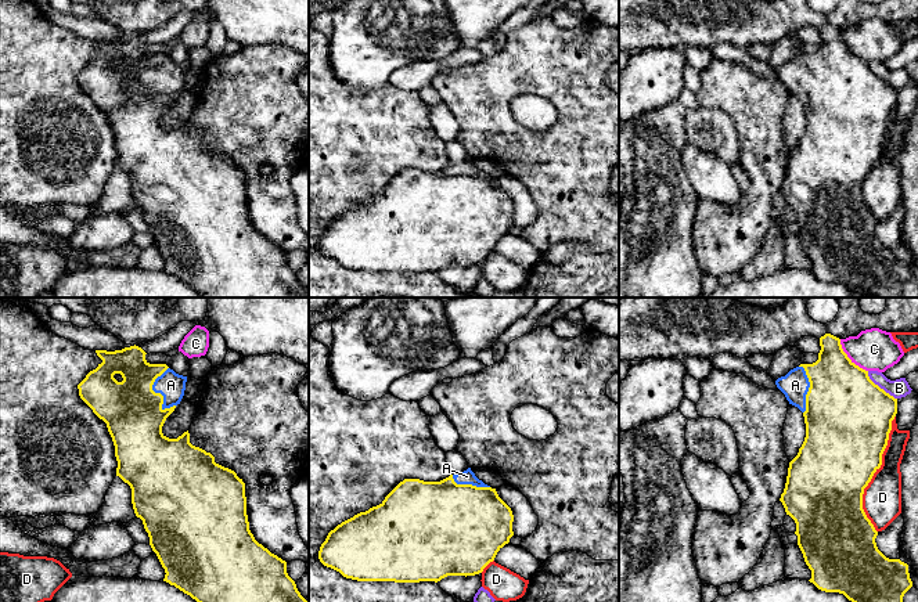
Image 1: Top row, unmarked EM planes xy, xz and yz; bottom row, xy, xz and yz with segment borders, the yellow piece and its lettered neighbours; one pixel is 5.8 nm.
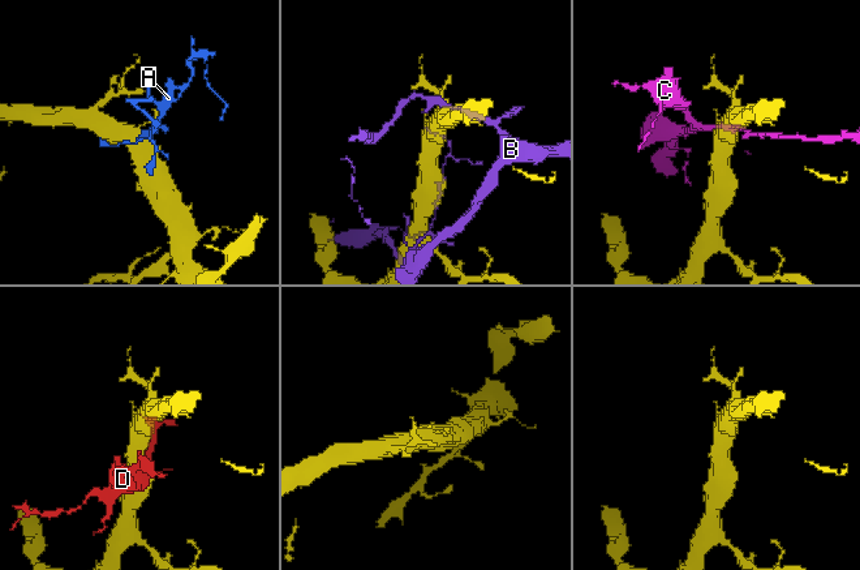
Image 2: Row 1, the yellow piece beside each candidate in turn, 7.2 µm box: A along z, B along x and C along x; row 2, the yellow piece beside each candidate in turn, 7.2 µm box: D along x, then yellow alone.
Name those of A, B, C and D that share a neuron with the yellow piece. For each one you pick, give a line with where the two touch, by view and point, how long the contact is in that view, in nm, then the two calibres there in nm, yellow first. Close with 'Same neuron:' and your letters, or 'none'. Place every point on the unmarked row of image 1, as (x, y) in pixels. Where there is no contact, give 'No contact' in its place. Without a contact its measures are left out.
A: Touches yellow at xy (152, 80). Shared border 260 nm. Thickness 340 nm (yellow) against 160 nm
Same neuron: A

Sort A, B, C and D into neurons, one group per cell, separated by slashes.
A / B / C / D

